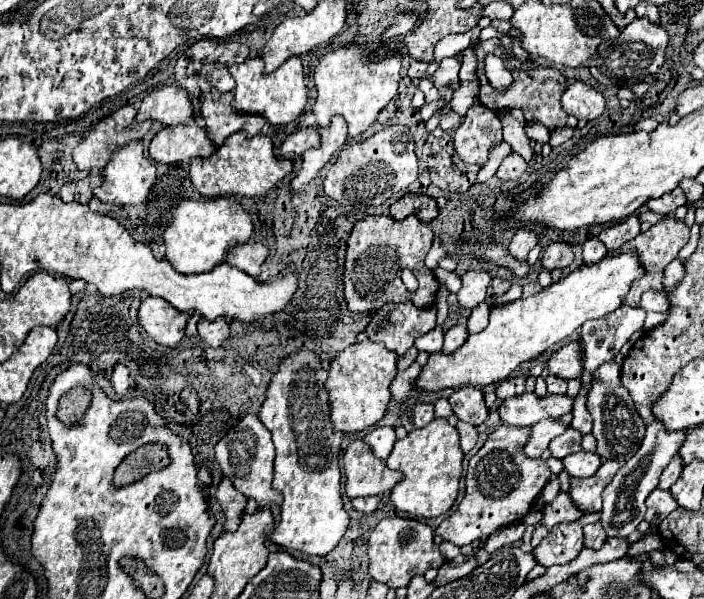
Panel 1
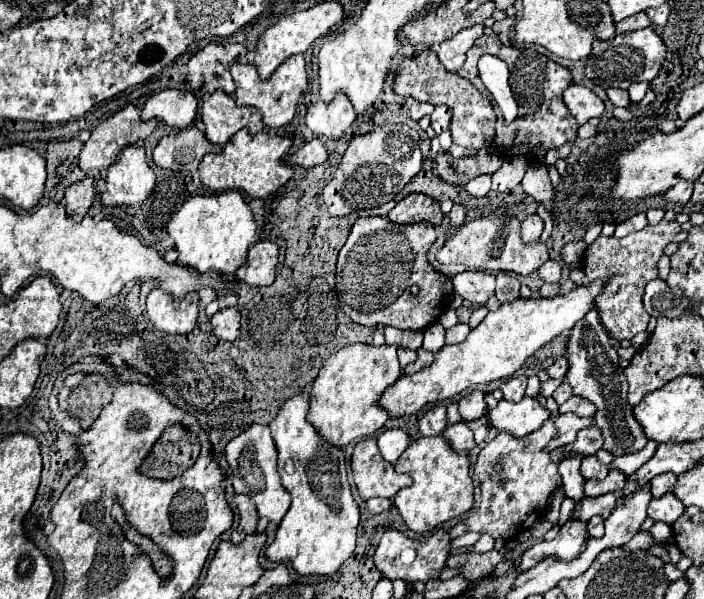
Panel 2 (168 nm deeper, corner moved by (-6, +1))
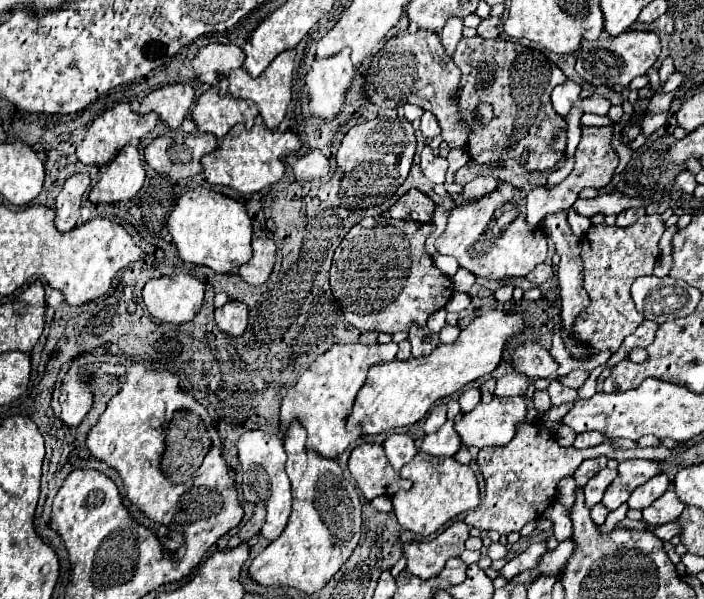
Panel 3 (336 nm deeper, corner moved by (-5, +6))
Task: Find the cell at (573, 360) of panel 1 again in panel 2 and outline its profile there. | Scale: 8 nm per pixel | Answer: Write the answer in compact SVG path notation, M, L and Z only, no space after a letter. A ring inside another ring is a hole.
M565 356L557 358L557 360L547 368L547 374L549 374L549 378L565 378L565 374L567 374L567 358L565 358Z

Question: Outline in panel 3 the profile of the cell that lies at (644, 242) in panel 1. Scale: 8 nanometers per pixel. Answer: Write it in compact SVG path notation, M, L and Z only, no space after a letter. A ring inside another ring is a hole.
M644 215L634 225L626 229L618 229L616 225L592 225L588 233L580 239L580 257L584 263L584 289L588 291L592 303L578 317L574 325L574 335L592 347L592 351L612 349L616 351L624 337L634 333L644 317L636 311L630 285L640 275L652 275L654 263L660 255L658 241L664 233L664 221L660 215Z

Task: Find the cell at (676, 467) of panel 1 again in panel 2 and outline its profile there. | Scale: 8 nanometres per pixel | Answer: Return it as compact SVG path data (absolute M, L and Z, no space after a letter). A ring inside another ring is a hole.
M665 472L665 474L655 476L655 478L651 480L651 494L653 494L653 498L661 498L663 494L673 492L675 482L677 482L677 476L671 474L671 472Z

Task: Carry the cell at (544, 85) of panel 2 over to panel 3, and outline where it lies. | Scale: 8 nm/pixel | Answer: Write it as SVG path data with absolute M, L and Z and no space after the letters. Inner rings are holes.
M464 37L454 53L454 63L462 71L460 101L470 121L470 109L486 101L494 107L494 119L486 127L474 129L468 141L468 153L478 163L520 159L524 151L528 157L524 167L530 171L552 169L566 155L566 121L550 105L550 93L556 85L566 81L562 69L550 61L542 51L524 47L506 39Z

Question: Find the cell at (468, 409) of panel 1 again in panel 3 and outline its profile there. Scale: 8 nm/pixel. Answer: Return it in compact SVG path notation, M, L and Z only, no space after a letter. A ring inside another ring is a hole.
M474 387L466 389L466 391L460 395L458 403L460 403L460 407L462 407L462 413L470 413L470 411L480 403L480 389L474 389Z

